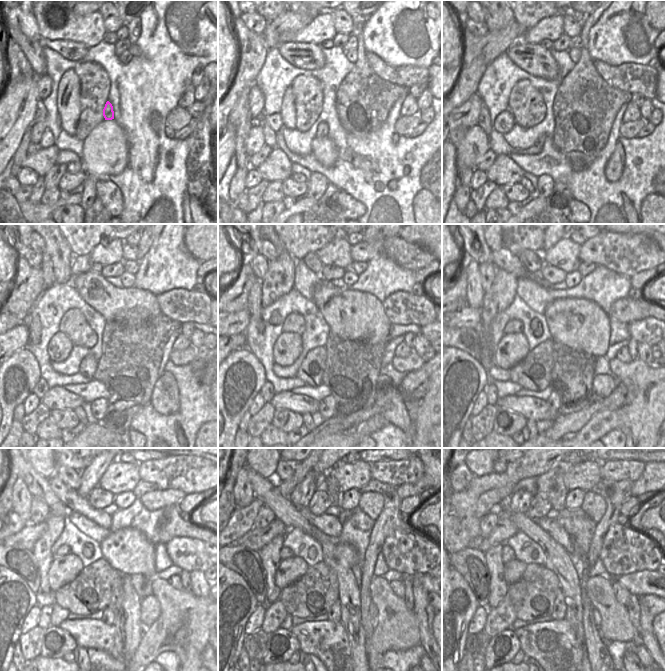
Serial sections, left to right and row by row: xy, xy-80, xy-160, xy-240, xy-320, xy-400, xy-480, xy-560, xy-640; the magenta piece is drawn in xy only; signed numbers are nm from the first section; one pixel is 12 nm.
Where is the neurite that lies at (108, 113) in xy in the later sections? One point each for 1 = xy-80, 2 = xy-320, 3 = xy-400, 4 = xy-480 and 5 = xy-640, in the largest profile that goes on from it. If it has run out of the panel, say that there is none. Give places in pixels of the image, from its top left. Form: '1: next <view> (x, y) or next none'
1: next xy-80 (323, 128)
2: next xy-320 (311, 370)
3: next xy-400 (533, 373)
4: next xy-480 (90, 593)
5: next xy-640 (534, 600)

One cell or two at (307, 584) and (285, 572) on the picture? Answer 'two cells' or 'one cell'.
two cells

